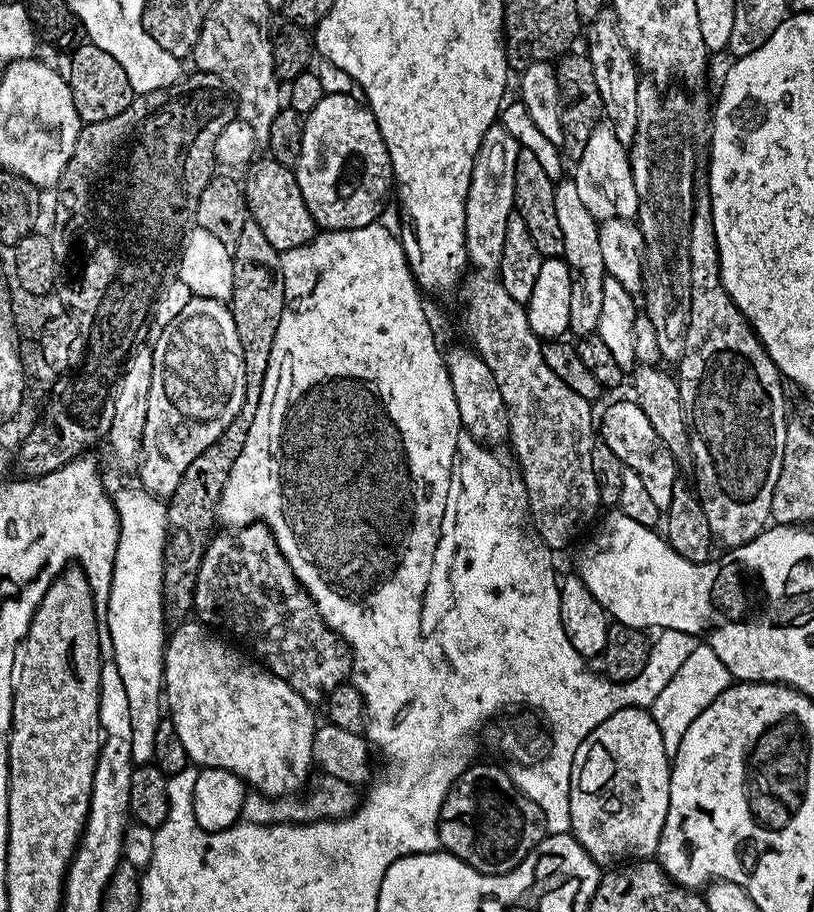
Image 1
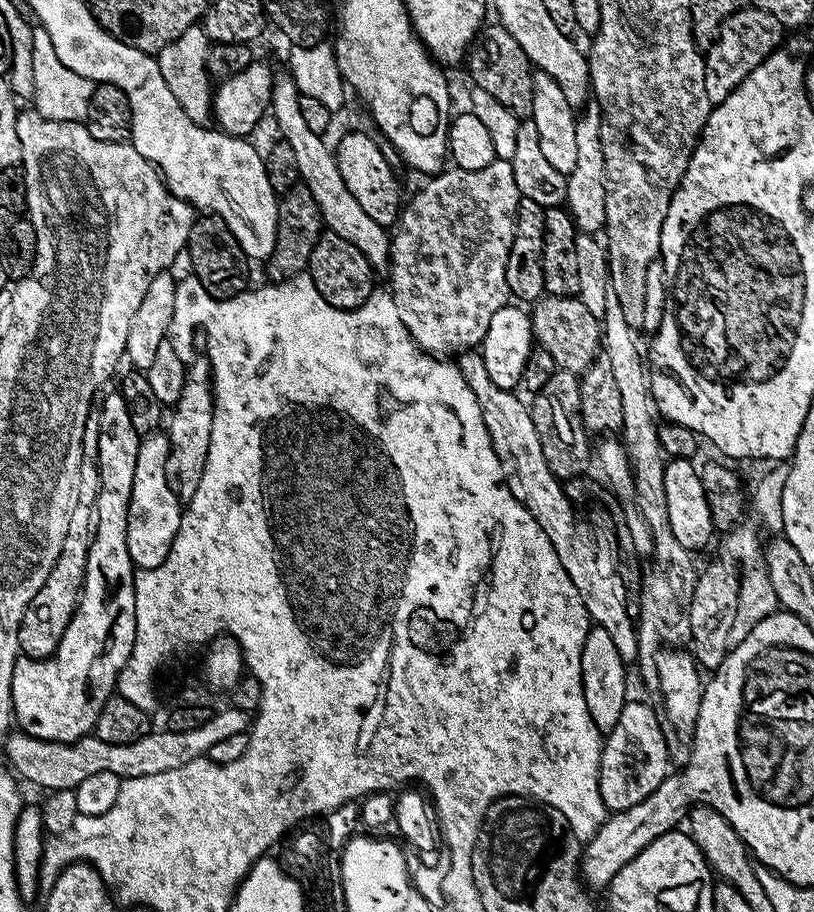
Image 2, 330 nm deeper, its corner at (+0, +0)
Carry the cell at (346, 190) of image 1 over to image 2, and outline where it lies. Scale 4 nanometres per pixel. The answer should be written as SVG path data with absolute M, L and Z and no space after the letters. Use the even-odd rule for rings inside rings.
M348 132L337 144L334 155L338 170L346 188L354 194L354 199L366 210L370 217L385 226L392 226L400 219L402 199L400 184L396 181L396 172L384 152L364 132ZM392 224L392 225L391 225Z

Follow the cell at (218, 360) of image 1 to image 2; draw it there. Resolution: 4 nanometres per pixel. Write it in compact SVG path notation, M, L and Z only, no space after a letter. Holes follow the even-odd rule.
M157 430L151 435L145 435L138 450L138 466L134 466L134 486L128 503L126 538L132 563L140 570L162 566L178 534L182 501L177 496L172 481L168 479L168 445L168 437L163 431Z

